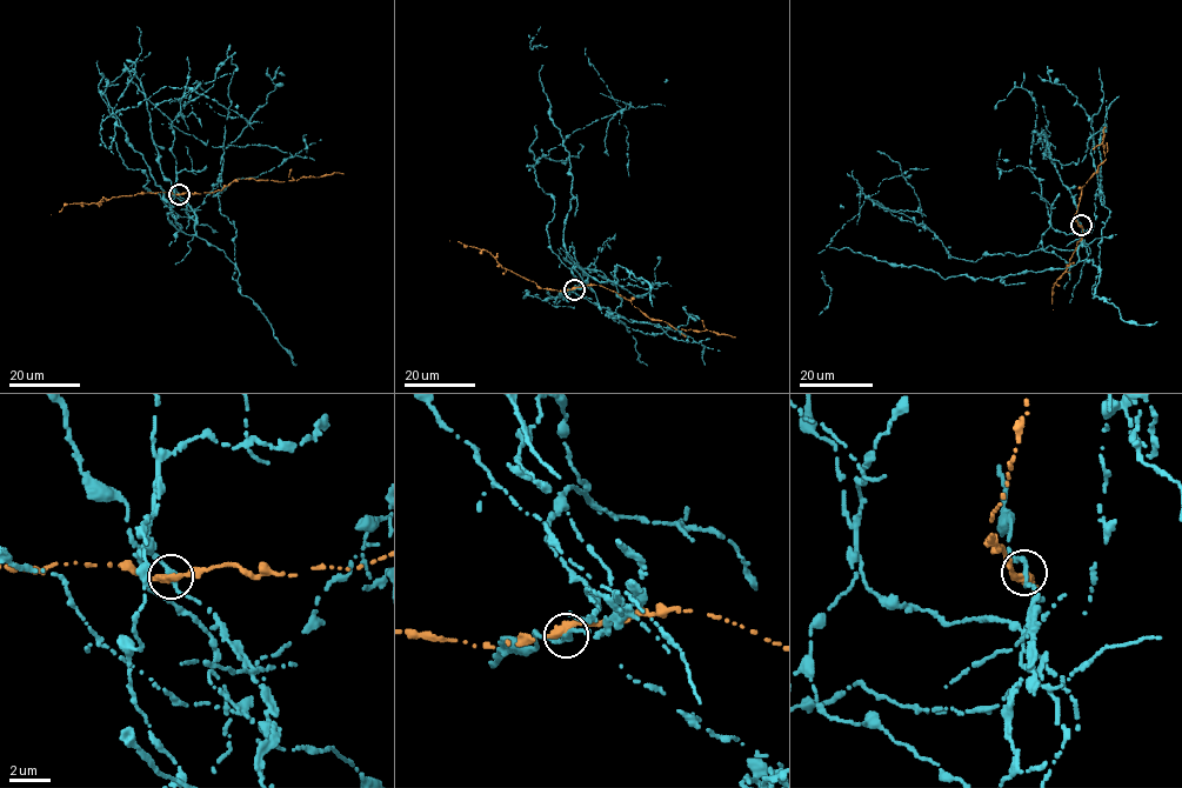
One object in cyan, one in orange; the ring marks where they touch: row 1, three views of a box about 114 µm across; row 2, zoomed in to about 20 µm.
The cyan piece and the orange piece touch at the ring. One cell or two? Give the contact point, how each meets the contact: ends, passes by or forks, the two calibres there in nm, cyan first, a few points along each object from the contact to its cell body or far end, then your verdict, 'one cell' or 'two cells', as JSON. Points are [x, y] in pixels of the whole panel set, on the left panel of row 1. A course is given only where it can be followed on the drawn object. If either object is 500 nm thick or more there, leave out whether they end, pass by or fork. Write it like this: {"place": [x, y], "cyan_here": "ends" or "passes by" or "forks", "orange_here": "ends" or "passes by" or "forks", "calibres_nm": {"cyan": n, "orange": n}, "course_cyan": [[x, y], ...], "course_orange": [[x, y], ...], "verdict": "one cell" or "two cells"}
{"place": [179, 194], "cyan_here": "passes by", "orange_here": "ends", "calibres_nm": {"cyan": 240, "orange": 480}, "course_cyan": [[179, 194], [195, 220], [122, 162], [113, 115], [162, 87], [198, 86], [152, 109]], "course_orange": [[179, 194], [220, 189], [239, 179], [280, 182], [344, 174]], "verdict": "two cells"}

